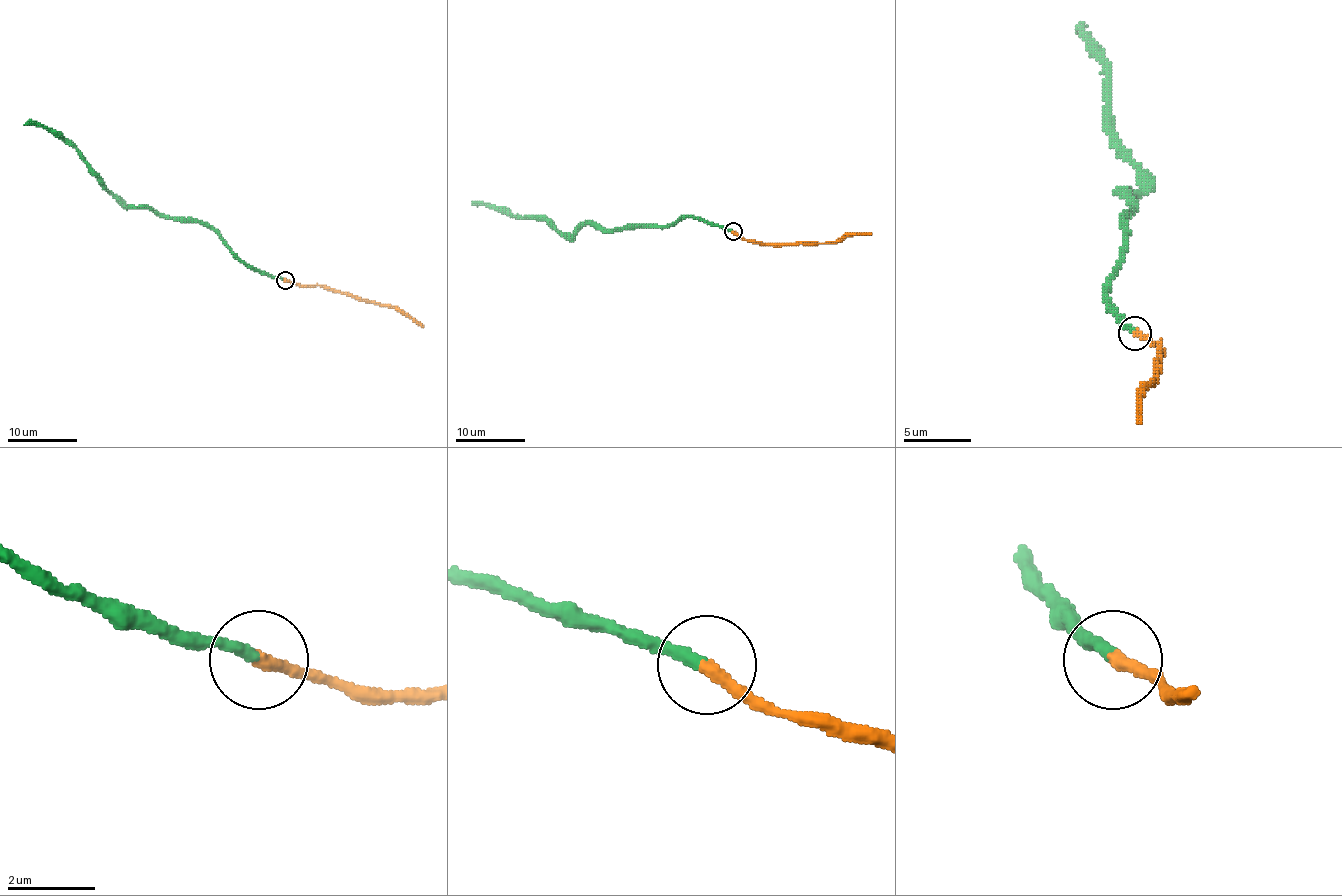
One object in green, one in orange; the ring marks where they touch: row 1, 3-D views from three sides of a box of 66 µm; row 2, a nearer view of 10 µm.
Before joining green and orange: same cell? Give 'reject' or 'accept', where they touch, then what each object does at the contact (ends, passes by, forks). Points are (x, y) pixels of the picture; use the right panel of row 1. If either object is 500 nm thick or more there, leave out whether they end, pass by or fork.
accept | (1135, 333) | green ends | orange ends

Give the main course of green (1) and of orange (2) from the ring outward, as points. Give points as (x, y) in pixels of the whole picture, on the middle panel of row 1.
1: (733, 231), (692, 217), (613, 229), (582, 224), (563, 234), (543, 219), (521, 219), (472, 201)
2: (733, 231), (746, 240), (772, 243), (824, 243), (871, 233)

